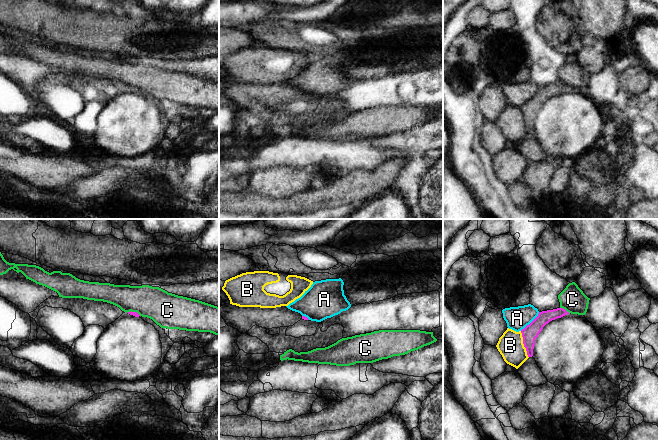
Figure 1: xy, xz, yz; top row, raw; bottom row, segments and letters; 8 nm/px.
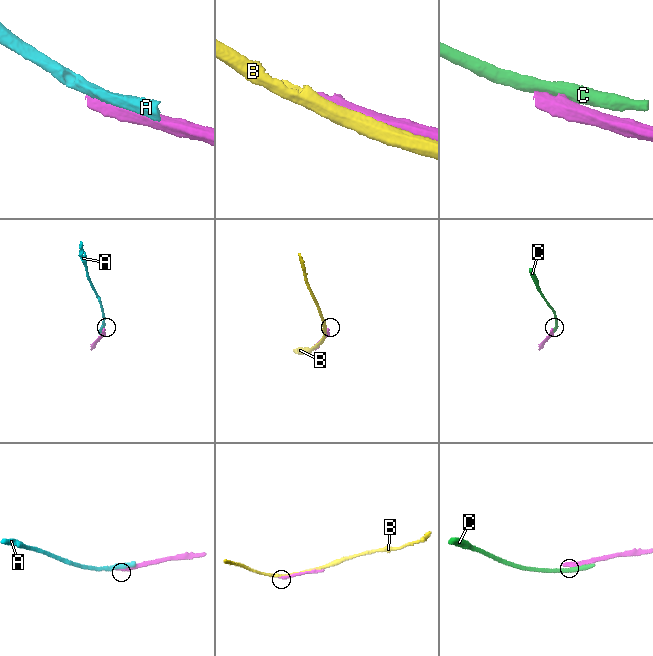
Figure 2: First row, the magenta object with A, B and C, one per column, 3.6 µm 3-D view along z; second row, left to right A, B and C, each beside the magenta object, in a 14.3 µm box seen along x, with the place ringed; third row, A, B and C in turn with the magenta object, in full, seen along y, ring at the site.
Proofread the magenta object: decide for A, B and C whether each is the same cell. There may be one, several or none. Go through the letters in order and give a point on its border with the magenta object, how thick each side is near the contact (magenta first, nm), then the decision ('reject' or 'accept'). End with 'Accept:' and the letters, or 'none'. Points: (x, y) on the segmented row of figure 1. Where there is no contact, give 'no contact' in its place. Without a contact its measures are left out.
A: contact yz (531, 322); calibres 120 and 190 nm; reject
B: contact yz (523, 343); calibres 120 and 200 nm; reject
C: contact yz (564, 309); calibres 110 and 200 nm; reject
Accept: none

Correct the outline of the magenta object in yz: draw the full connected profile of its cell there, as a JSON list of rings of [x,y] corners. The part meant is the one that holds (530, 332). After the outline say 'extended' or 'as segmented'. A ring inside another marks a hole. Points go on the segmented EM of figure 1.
[[[563,308],[539,312],[538,316],[529,325],[521,330],[523,344],[526,348],[528,357],[533,356],[535,339],[538,337],[543,327],[550,321],[561,318],[567,314],[569,314],[569,312]]] | as segmented

